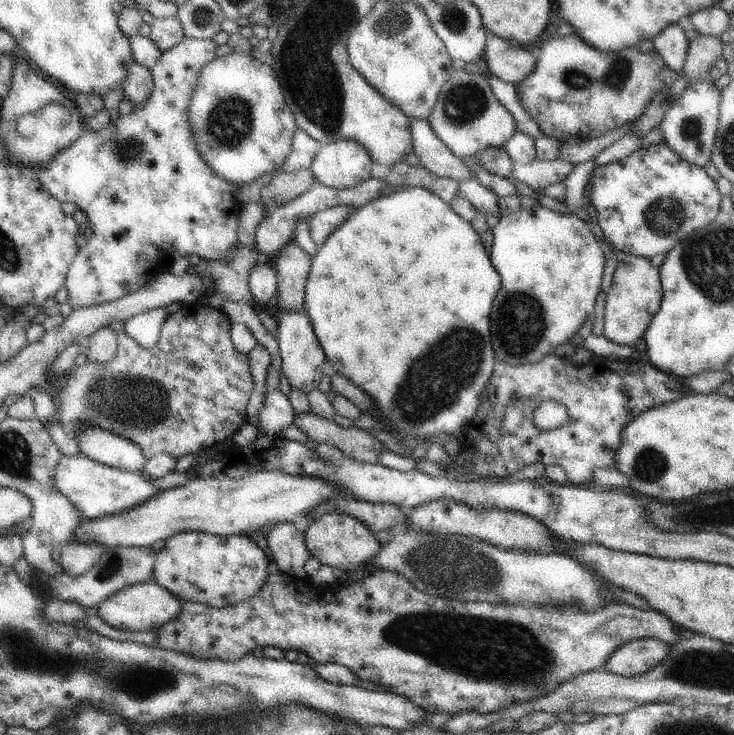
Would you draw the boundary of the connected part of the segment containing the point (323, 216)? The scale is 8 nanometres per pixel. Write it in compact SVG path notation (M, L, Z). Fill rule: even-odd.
M350 205L332 207L316 213L309 220L309 231L312 240L319 248L328 240L328 237L348 220L356 208Z

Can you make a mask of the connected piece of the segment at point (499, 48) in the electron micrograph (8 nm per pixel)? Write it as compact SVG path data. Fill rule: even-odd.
M489 33L482 64L486 71L500 80L518 86L536 68L537 52L532 46L522 46L515 40L506 40Z

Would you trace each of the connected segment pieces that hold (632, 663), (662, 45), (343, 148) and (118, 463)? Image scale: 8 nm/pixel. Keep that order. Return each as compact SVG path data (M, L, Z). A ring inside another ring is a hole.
M659 638L631 640L610 654L602 670L623 677L636 676L661 663L669 654L669 648L670 645Z
M671 24L670 28L666 28L653 40L655 51L679 75L684 68L690 43L684 29L678 24Z
M354 139L324 143L311 164L313 175L324 186L351 189L370 178L373 160L367 149Z
M84 427L75 439L81 448L80 454L111 467L136 473L143 470L143 466L147 461L139 444L133 443L126 437L116 435L112 431L107 431L100 427Z

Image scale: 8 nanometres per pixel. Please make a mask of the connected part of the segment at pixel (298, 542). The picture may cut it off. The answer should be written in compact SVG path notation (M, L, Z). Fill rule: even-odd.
M286 521L273 524L271 529L266 540L281 572L297 579L308 578L305 564L311 554L302 524Z

